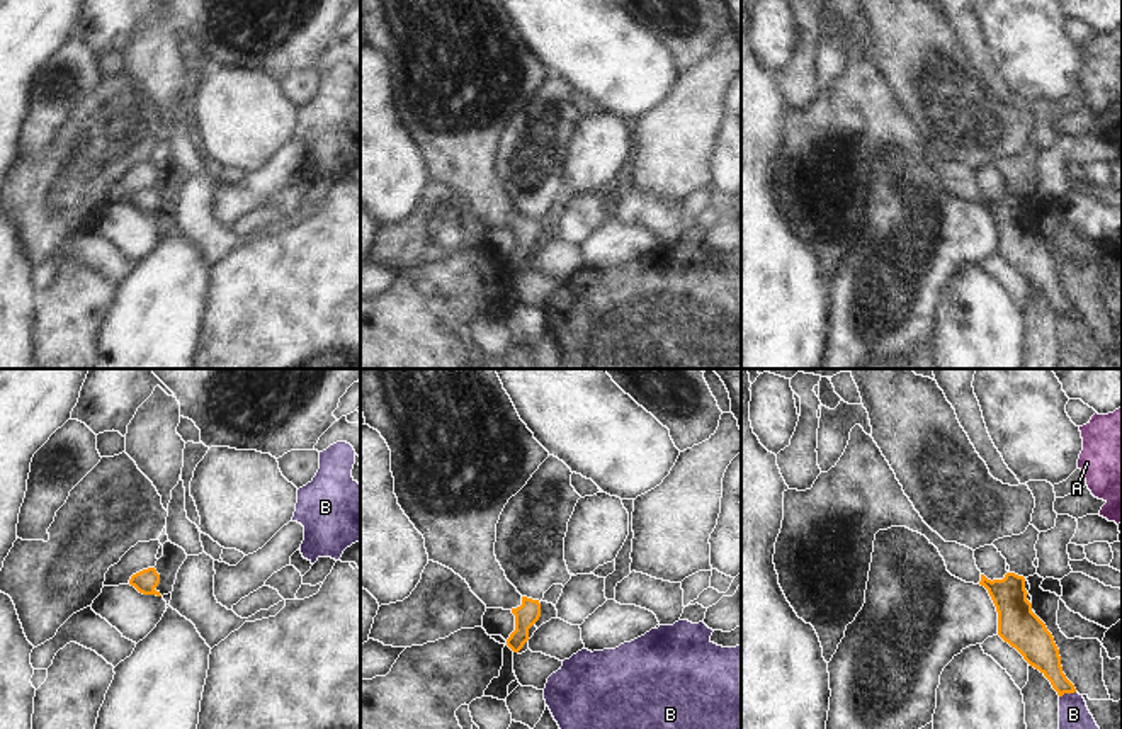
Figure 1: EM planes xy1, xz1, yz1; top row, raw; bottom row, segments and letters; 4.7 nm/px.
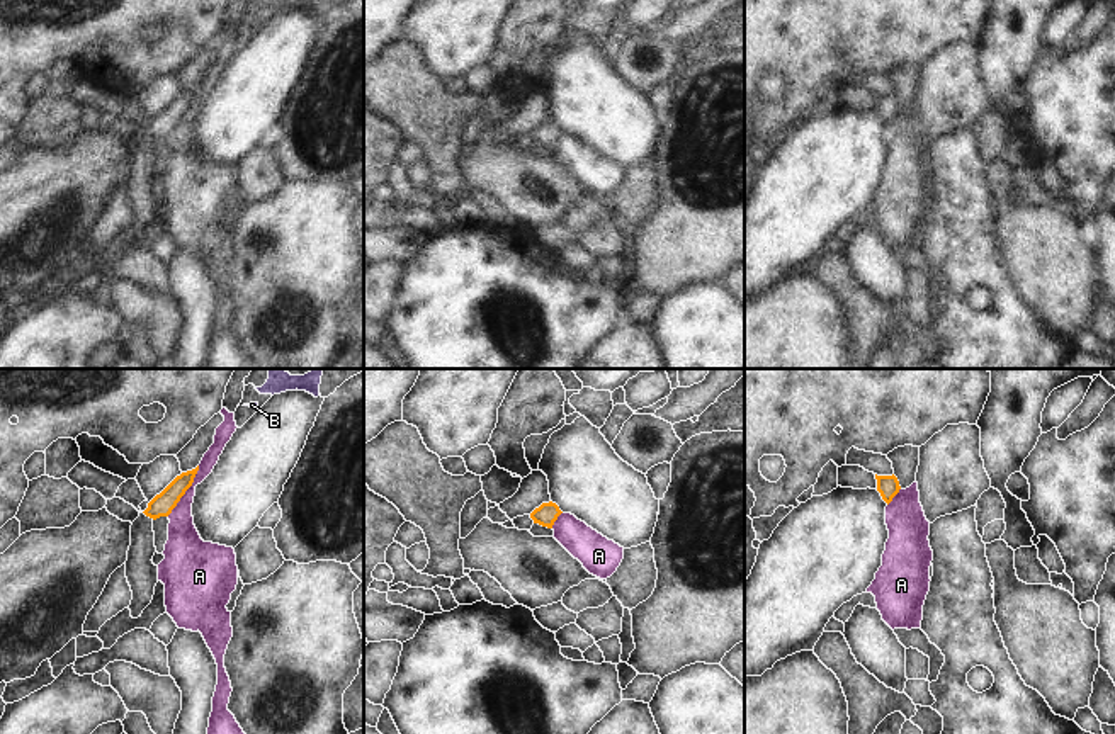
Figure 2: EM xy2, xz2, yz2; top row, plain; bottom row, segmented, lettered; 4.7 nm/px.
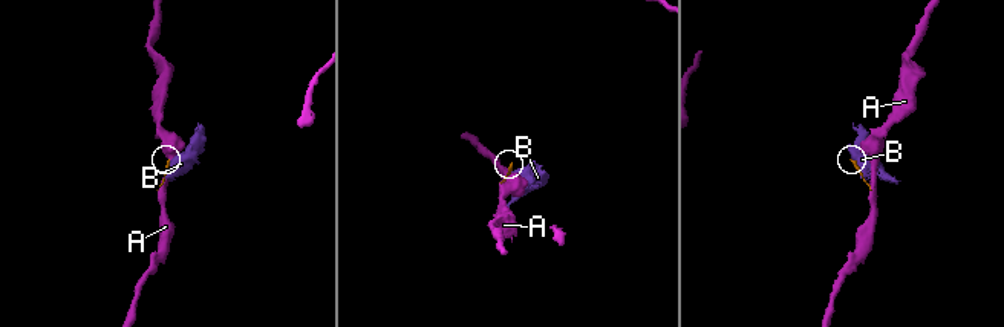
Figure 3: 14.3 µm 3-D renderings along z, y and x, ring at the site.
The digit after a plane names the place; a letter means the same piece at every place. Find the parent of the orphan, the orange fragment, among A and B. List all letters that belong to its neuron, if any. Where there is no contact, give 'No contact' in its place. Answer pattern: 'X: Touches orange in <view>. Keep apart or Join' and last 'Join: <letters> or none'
A: Touches orange in xy2. Keep apart
B: Touches orange in yz1. Keep apart
Join: none.

